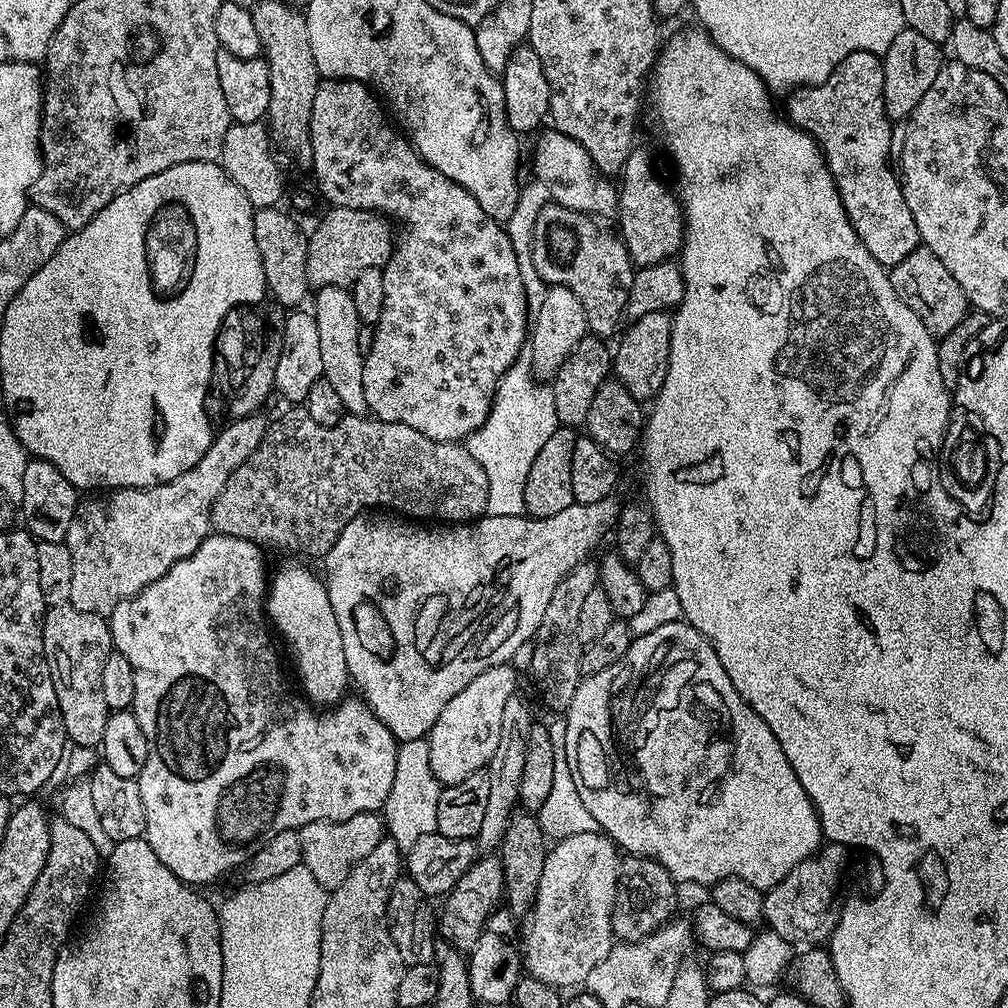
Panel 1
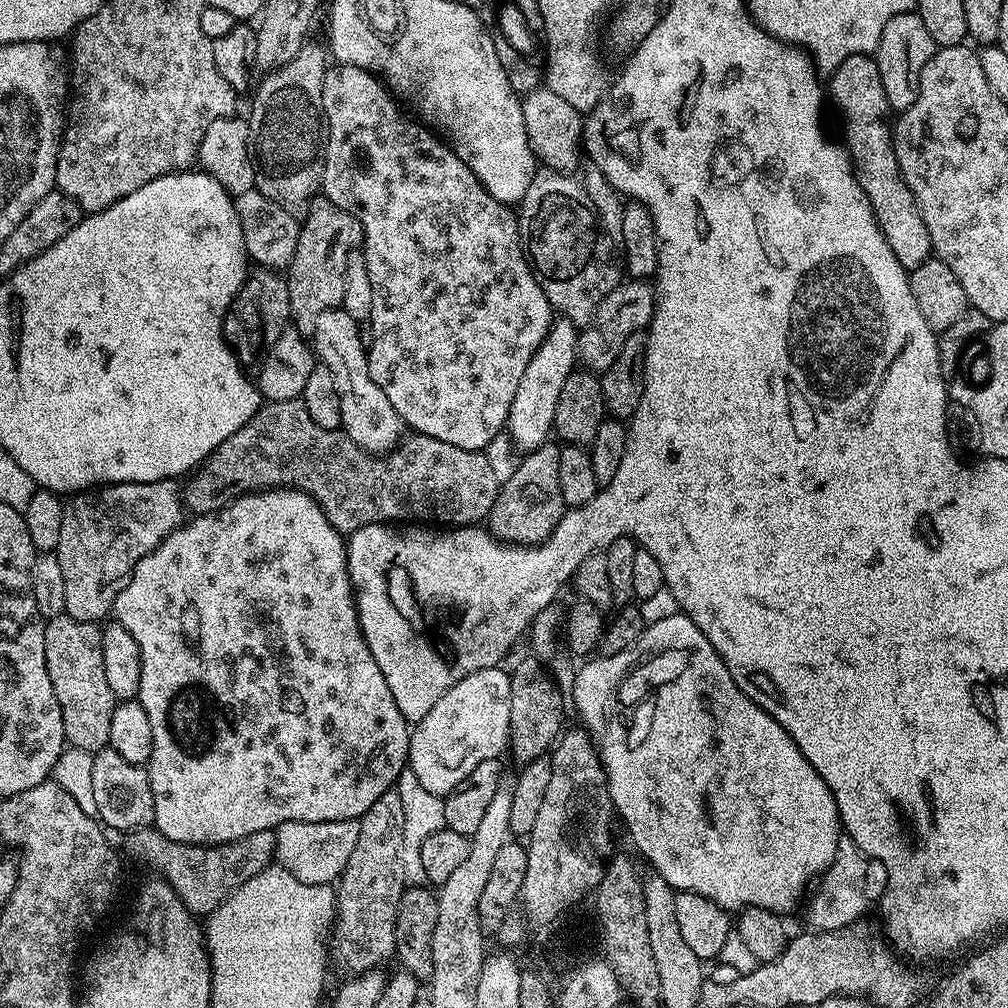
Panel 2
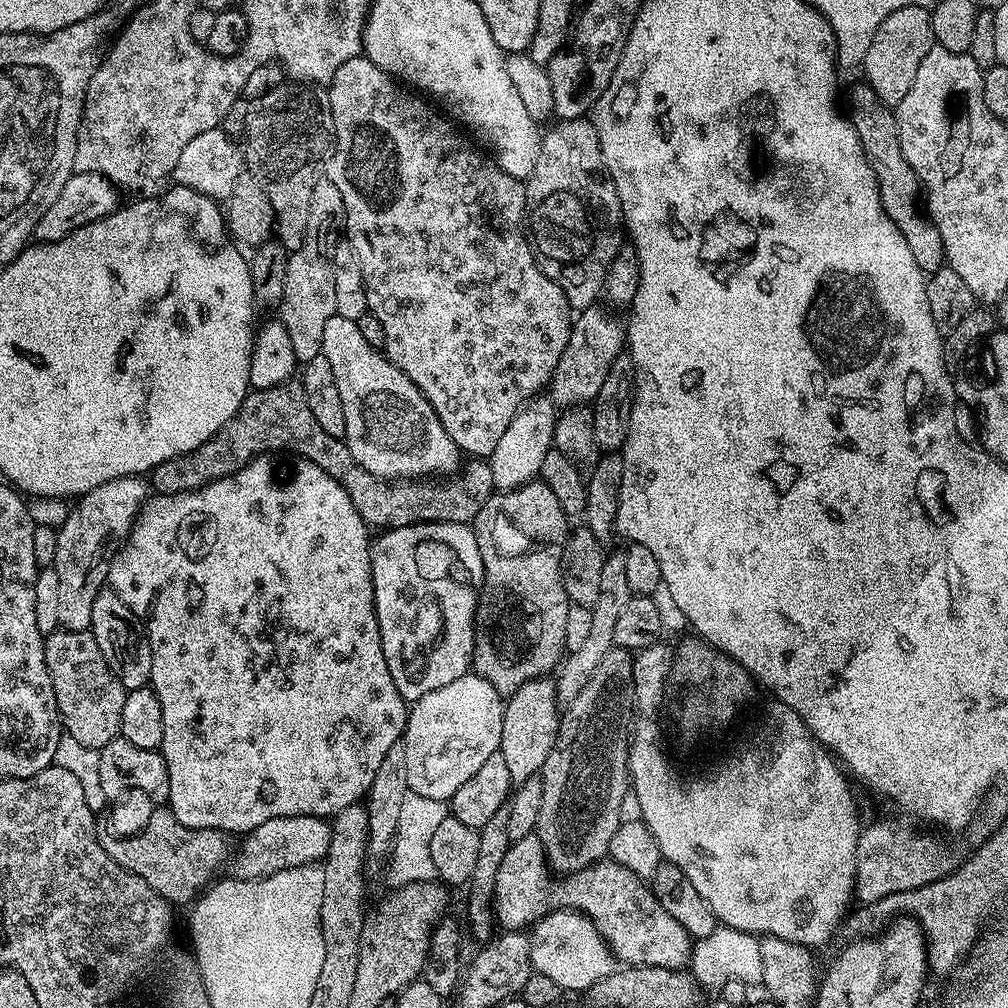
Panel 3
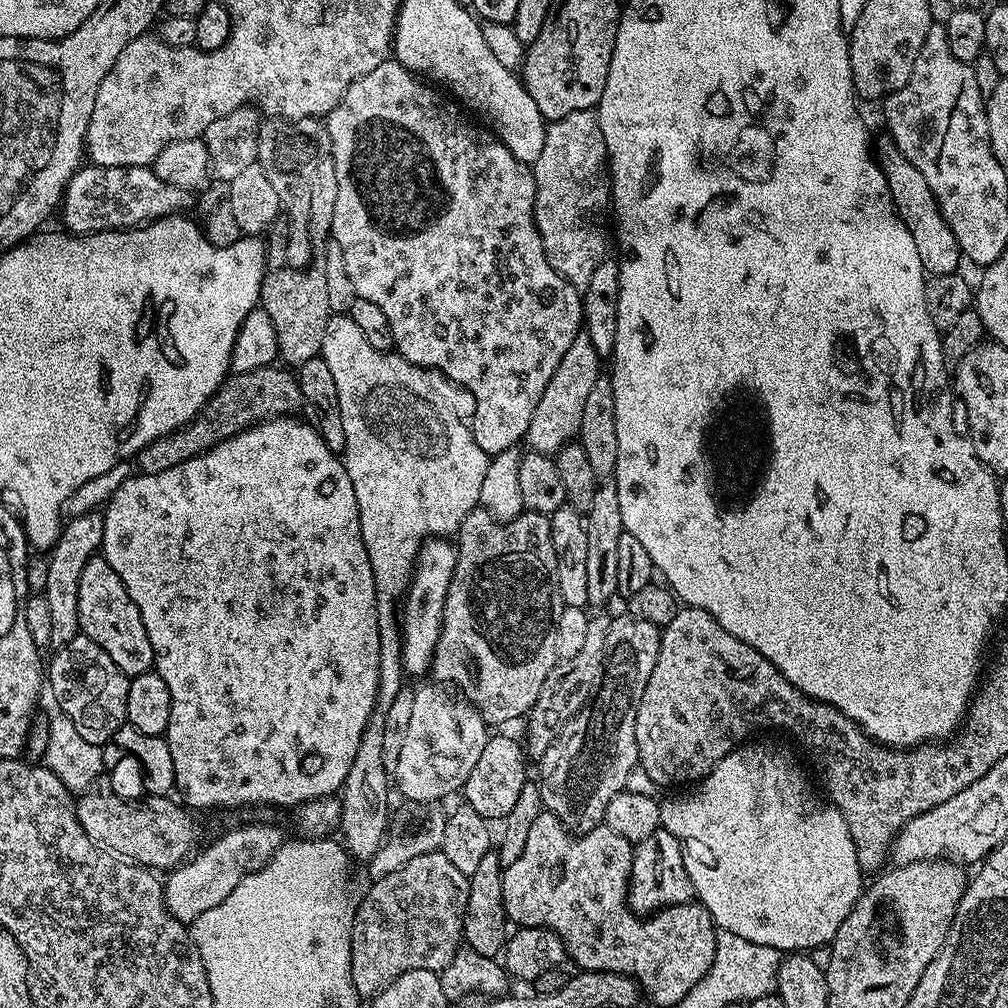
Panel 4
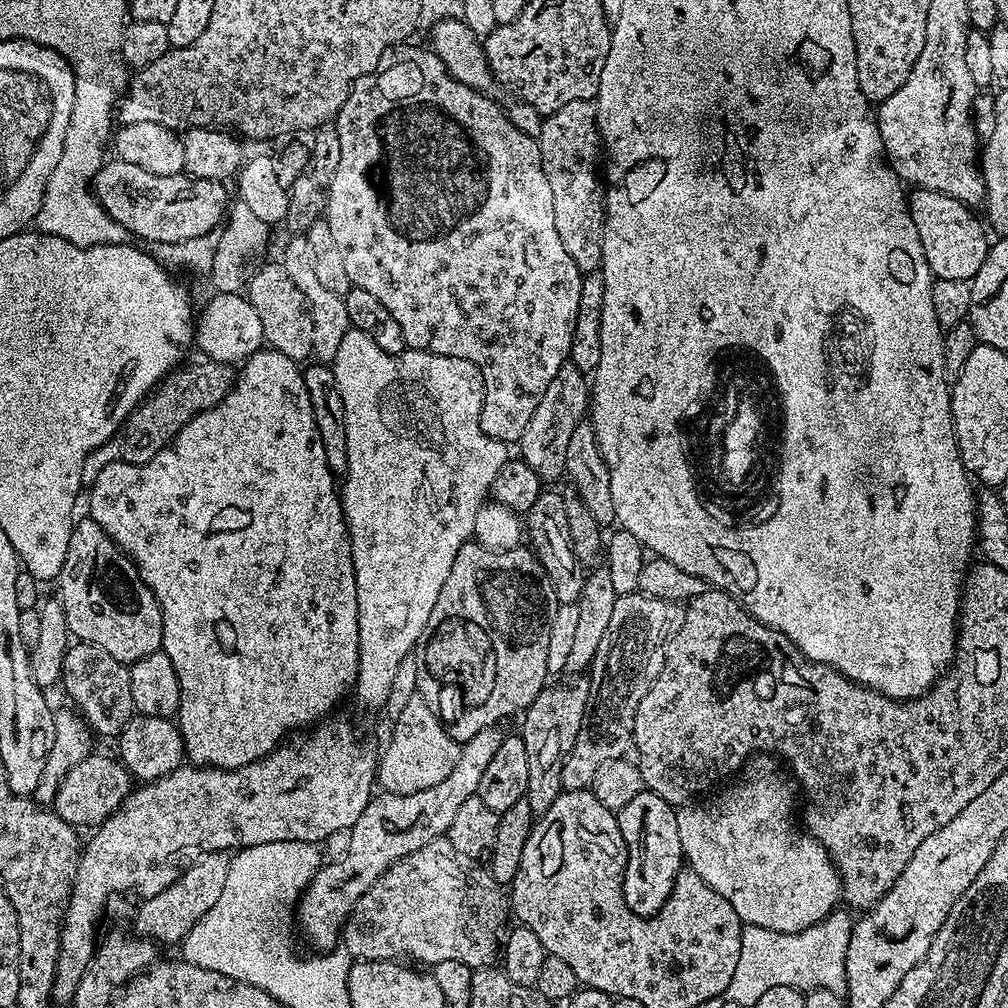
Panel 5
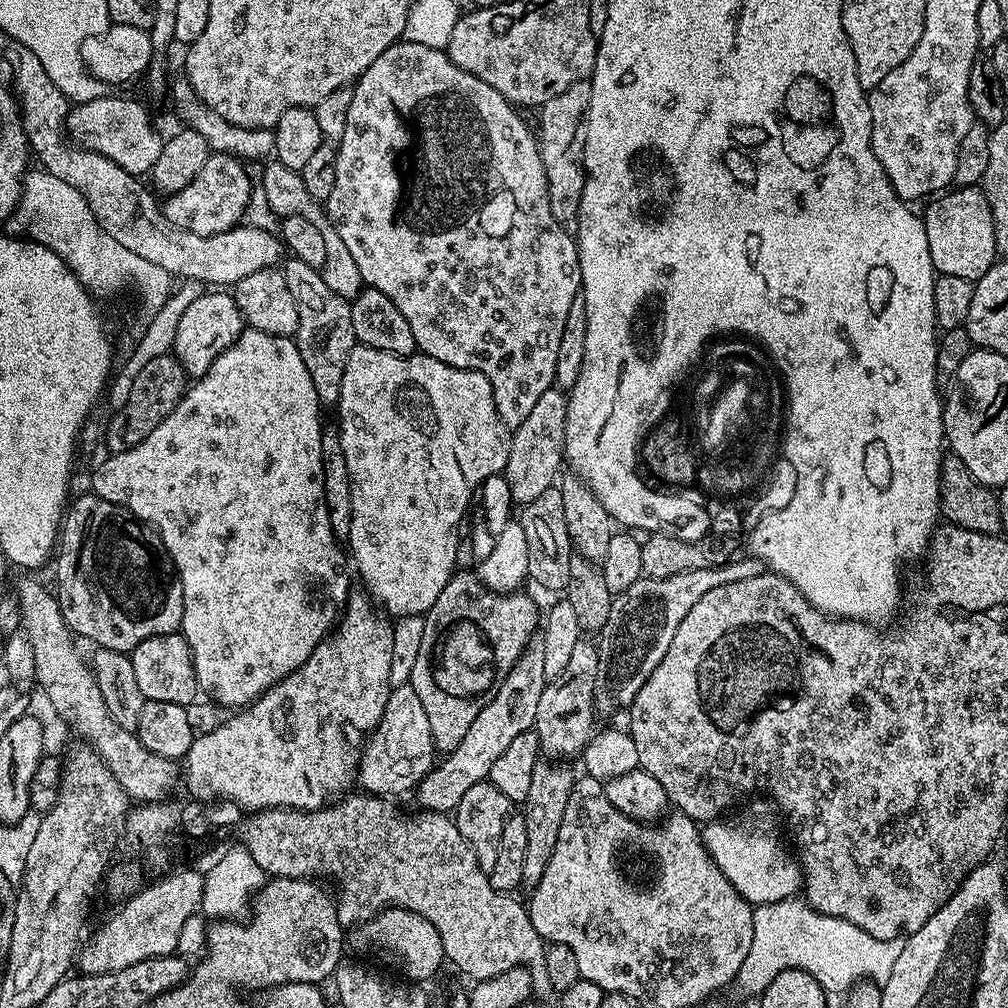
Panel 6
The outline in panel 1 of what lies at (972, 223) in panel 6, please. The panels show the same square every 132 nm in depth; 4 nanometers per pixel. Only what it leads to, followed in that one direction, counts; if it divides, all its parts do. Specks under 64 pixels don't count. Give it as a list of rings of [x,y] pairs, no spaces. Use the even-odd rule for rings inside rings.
[[[872,52],[850,54],[830,74],[825,84],[801,86],[791,93],[788,100],[787,119],[803,132],[809,132],[824,153],[824,161],[836,180],[836,189],[862,246],[874,254],[883,268],[891,270],[914,249],[921,247],[914,214],[906,206],[904,192],[900,189],[897,169],[892,154],[893,121],[889,120],[884,105],[884,61]]]

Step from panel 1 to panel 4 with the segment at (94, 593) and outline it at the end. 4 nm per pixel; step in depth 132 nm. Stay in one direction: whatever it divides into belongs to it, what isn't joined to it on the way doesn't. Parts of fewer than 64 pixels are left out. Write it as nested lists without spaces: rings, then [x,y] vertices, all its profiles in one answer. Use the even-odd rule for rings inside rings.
[[[99,511],[83,512],[71,517],[61,527],[60,536],[47,557],[46,586],[42,595],[50,606],[50,623],[52,624],[50,638],[53,649],[61,648],[76,636],[81,635],[78,618],[78,578],[82,578],[82,569],[86,567],[86,562],[90,562],[90,558],[97,555],[102,548],[103,515]]]

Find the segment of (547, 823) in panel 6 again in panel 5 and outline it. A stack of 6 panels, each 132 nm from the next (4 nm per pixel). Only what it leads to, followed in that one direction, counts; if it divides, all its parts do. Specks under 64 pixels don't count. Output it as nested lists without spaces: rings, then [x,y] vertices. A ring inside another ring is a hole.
[[[576,674],[568,679],[572,680],[545,686],[532,705],[523,710],[524,725],[518,728],[519,735],[526,742],[526,763],[530,765],[526,799],[536,814],[542,814],[552,805],[554,798],[560,796],[560,772],[564,769],[564,758],[578,738],[578,730],[584,725],[584,711],[588,709],[589,677]]]

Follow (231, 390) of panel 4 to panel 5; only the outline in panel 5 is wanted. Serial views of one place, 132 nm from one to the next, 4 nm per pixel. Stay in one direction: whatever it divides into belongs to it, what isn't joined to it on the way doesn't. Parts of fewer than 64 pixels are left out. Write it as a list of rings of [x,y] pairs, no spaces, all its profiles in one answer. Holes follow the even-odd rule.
[[[185,363],[169,372],[130,413],[122,429],[122,458],[128,464],[150,462],[150,458],[154,458],[158,450],[165,448],[180,433],[182,426],[190,422],[190,418],[218,406],[218,402],[222,402],[222,398],[226,398],[226,394],[231,392],[234,383],[233,365],[203,363]]]

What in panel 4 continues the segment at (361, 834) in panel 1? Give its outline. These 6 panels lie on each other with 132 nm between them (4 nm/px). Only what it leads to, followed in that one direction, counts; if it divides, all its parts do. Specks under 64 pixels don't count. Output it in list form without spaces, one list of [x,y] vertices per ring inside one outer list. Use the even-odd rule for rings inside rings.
[[[244,824],[222,833],[205,852],[197,851],[187,862],[167,873],[168,880],[166,876],[163,885],[168,912],[174,914],[174,918],[191,922],[198,918],[198,914],[214,910],[214,906],[218,906],[218,902],[222,902],[244,876],[262,870],[285,840],[286,836],[272,824]]]

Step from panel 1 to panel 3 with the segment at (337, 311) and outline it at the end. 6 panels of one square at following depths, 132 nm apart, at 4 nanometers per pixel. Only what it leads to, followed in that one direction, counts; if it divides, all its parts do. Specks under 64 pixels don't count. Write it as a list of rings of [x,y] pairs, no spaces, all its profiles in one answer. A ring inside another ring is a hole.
[[[335,315],[330,318],[330,322],[326,322],[326,330],[322,334],[322,355],[326,358],[326,362],[330,362],[330,367],[334,369],[334,382],[338,382],[338,394],[342,397],[342,414],[346,418],[346,430],[342,439],[347,444],[354,462],[362,470],[380,477],[381,480],[394,480],[397,478],[444,478],[455,473],[461,467],[462,453],[450,438],[450,434],[446,434],[438,414],[432,409],[428,399],[420,393],[418,386],[414,386],[414,382],[410,382],[410,378],[406,378],[406,374],[402,374],[402,370],[398,370],[396,366],[389,362],[381,349],[370,346],[362,338],[361,331],[358,330],[355,320]]]

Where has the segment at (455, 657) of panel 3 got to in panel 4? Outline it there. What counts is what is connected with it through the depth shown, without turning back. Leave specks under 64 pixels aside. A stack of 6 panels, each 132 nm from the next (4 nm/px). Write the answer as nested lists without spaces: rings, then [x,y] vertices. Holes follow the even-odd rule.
[[[433,538],[420,550],[418,557],[418,584],[424,587],[424,596],[428,600],[408,600],[402,604],[402,611],[398,616],[400,625],[400,657],[405,673],[409,677],[420,676],[429,671],[432,666],[432,655],[442,630],[444,617],[444,596],[452,581],[456,569],[456,550],[447,539]]]

